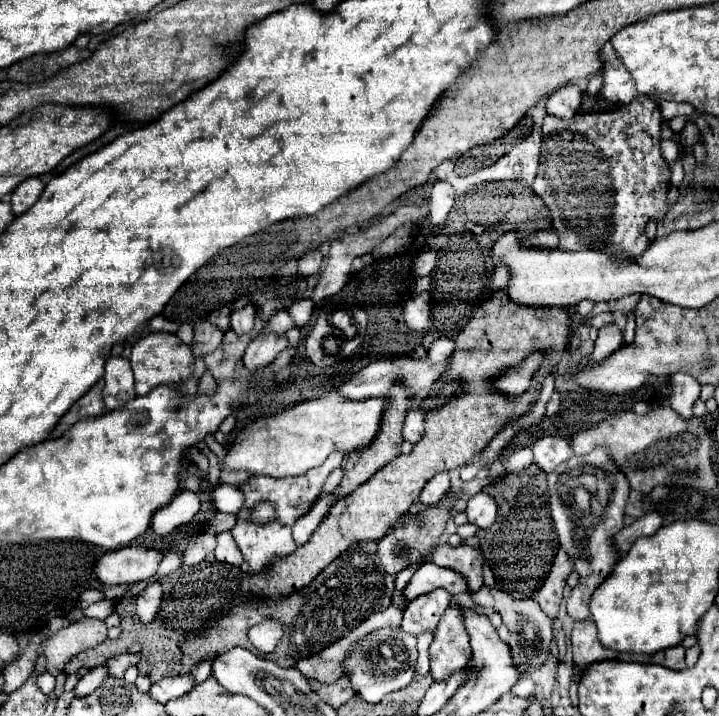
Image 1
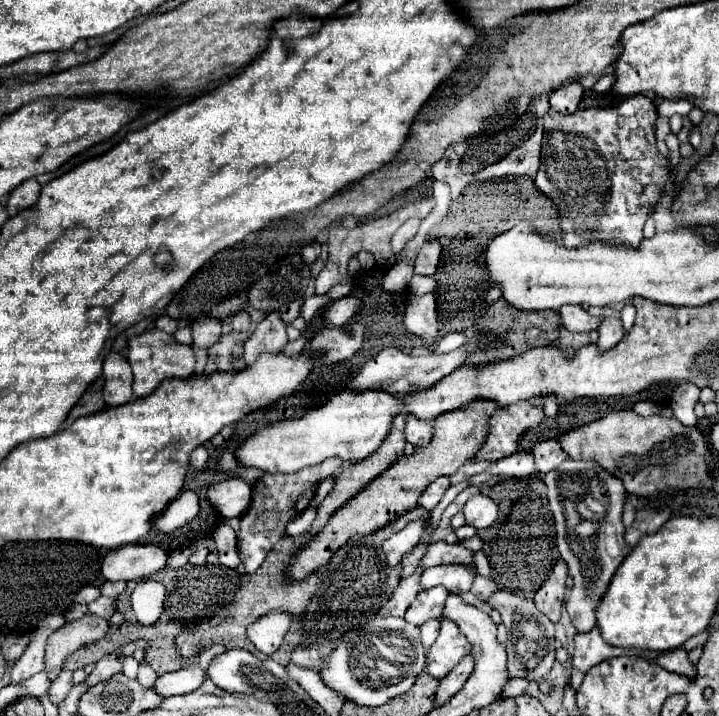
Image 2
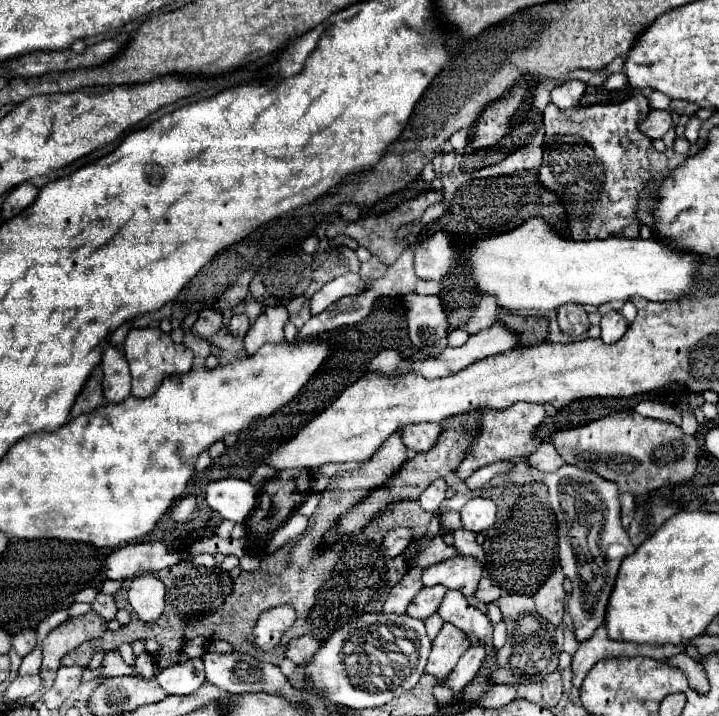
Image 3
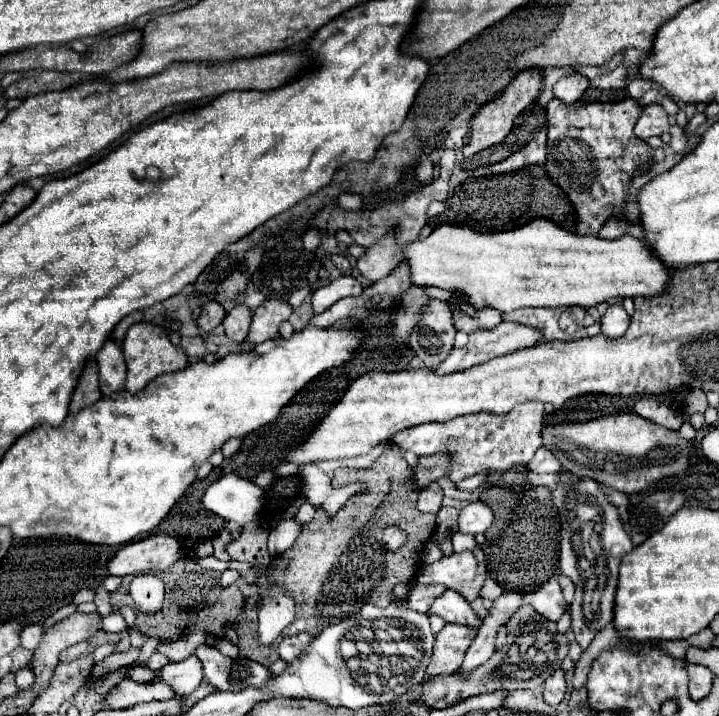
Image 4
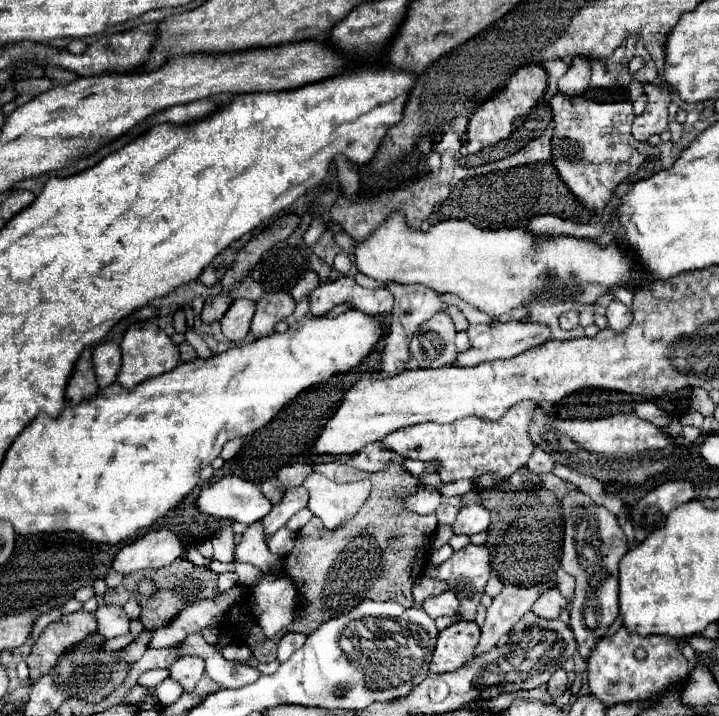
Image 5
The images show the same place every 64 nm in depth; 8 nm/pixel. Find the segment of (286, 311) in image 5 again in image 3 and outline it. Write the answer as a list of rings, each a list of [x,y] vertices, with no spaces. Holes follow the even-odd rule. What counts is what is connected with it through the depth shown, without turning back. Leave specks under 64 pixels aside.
[[[284,306],[266,308],[244,338],[246,356],[254,356],[258,348],[264,344],[282,344],[286,322],[288,322],[288,312]]]

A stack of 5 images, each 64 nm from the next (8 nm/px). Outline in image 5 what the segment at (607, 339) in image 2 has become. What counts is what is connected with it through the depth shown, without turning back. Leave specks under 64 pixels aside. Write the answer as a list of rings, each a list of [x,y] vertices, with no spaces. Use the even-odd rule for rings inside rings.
[[[614,300],[614,302],[608,306],[606,320],[608,320],[608,328],[610,328],[610,330],[622,332],[622,330],[628,328],[628,324],[632,322],[632,310],[626,308],[624,304],[620,304],[620,300]]]

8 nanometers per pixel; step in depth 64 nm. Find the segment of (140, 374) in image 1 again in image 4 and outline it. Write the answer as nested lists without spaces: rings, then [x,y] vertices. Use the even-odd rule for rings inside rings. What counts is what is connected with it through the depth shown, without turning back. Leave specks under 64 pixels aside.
[[[134,324],[126,338],[124,338],[124,358],[128,364],[128,378],[126,378],[126,390],[130,394],[138,394],[142,392],[152,380],[156,380],[160,374],[166,372],[178,372],[184,370],[188,366],[188,356],[180,346],[174,346],[170,342],[170,338],[166,336],[166,332],[160,326],[154,324]]]

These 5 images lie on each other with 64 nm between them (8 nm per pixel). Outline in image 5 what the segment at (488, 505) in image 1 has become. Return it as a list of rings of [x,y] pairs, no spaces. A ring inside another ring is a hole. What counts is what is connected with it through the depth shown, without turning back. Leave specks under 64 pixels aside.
[[[472,504],[472,506],[464,506],[460,508],[460,514],[452,526],[452,530],[456,534],[476,534],[476,532],[484,532],[488,530],[490,524],[490,510],[484,508],[482,504]]]

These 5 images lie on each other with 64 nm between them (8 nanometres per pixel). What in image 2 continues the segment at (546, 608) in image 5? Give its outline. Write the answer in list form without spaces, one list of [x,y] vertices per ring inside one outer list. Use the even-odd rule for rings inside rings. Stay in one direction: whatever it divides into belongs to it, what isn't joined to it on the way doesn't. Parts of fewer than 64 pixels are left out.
[[[560,558],[556,560],[552,572],[548,574],[548,580],[540,586],[540,590],[534,594],[534,604],[536,608],[546,614],[552,622],[560,620],[560,610],[564,602],[564,588],[566,588],[566,578],[568,578],[568,566]]]

